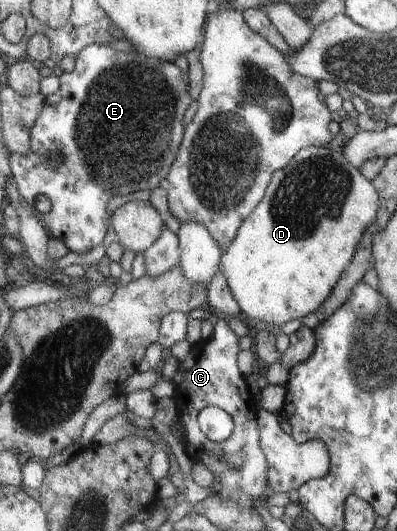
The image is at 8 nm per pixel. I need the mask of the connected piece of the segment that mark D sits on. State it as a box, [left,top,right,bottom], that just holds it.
[219,146,378,331]

